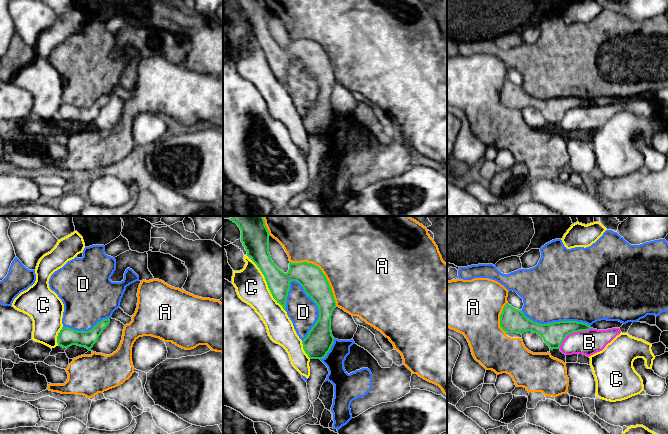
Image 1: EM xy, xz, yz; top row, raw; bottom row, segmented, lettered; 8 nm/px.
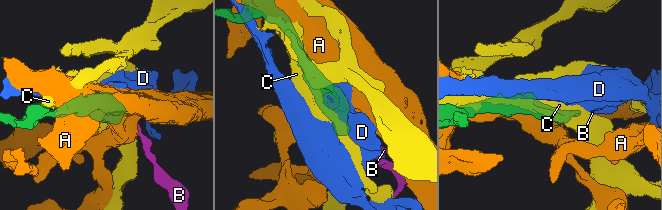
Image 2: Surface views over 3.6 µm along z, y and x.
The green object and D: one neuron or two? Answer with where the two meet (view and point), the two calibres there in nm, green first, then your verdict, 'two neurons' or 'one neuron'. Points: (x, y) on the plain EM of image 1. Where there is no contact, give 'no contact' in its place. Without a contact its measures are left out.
contact xz (318, 85); calibres 220 and 240 nm; two neurons

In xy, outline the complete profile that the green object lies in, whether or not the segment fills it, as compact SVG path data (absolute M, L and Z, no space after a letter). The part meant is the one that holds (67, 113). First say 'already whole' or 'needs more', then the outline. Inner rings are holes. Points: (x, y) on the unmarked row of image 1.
already whole; M109 94L103 95L89 107L77 107L68 103L62 103L57 112L57 119L63 124L77 121L91 127L91 124L109 99Z

